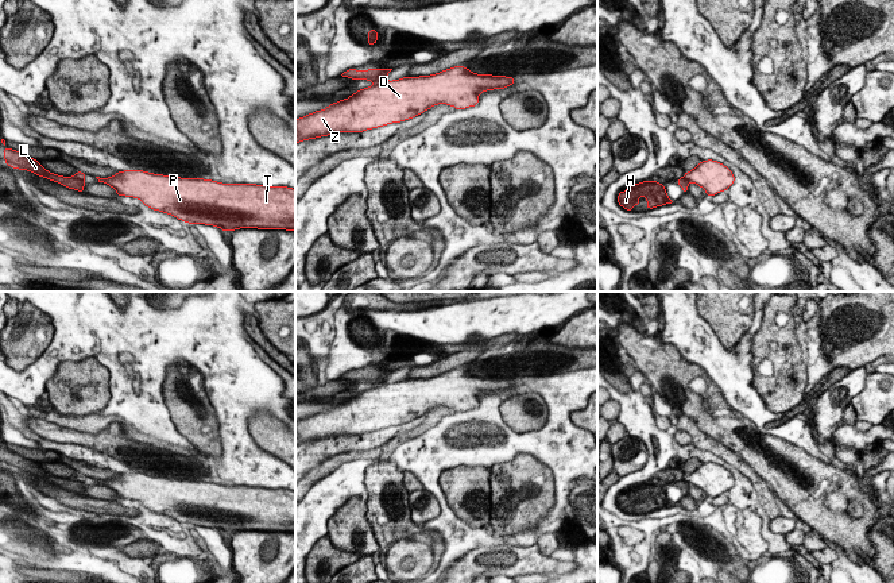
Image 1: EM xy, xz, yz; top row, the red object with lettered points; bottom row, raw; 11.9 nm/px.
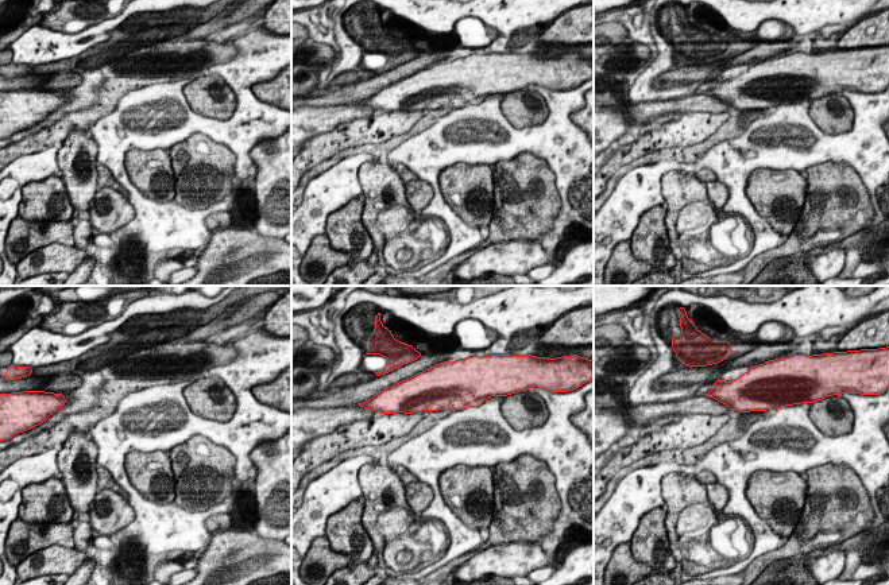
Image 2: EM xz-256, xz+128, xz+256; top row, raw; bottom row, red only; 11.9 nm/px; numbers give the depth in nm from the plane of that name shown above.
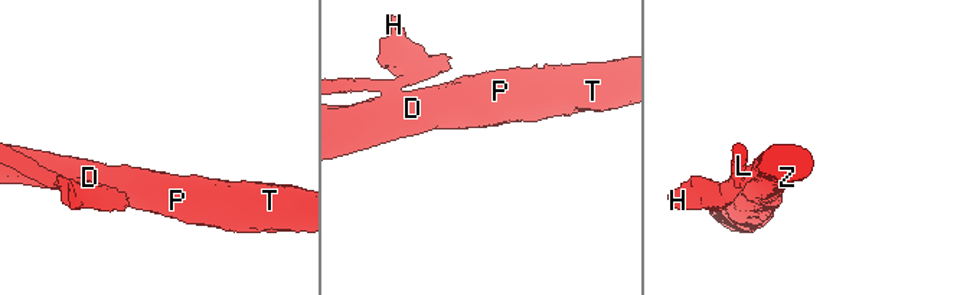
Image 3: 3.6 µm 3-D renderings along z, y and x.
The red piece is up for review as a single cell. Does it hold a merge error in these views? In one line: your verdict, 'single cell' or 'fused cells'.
fused cells

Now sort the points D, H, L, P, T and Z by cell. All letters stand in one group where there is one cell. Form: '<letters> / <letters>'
D P T Z / H L

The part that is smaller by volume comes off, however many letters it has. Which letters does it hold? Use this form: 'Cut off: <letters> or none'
Cut off: H, L

